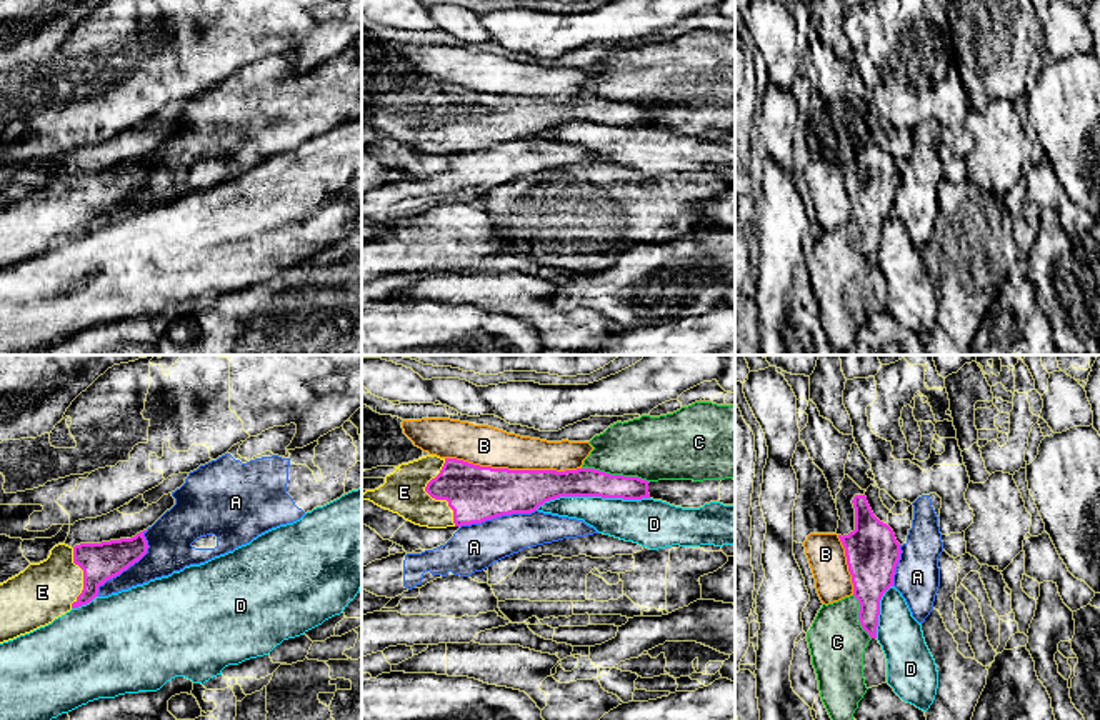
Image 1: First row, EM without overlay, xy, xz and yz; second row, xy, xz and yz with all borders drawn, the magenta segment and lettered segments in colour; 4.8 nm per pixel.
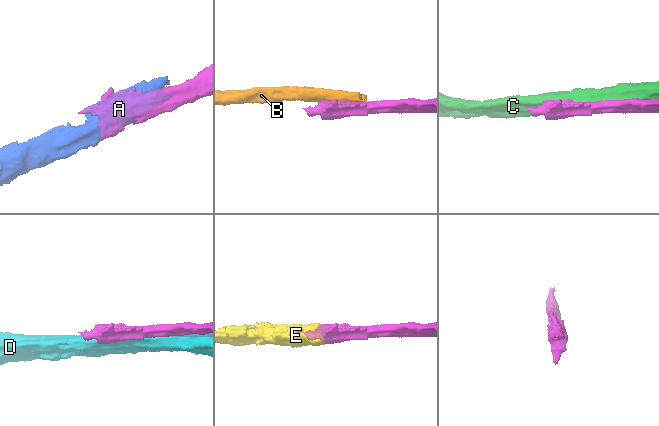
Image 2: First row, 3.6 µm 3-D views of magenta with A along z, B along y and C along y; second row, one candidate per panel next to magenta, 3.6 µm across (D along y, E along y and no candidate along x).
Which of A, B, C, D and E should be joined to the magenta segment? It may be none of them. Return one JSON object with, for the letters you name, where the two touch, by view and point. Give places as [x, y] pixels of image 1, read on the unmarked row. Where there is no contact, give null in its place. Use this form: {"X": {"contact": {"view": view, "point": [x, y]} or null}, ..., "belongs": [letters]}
{"E": {"contact": {"view": "xz", "point": [432, 124]}}, "belongs": ["E"]}

